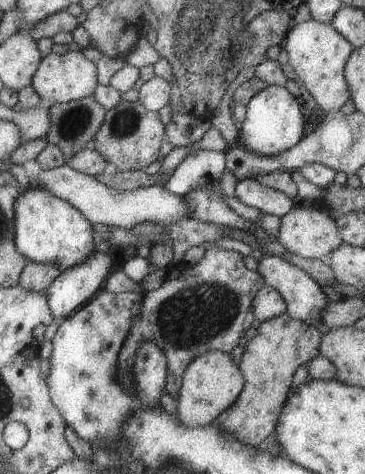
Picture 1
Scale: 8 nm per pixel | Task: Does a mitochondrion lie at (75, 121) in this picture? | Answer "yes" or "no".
yes

